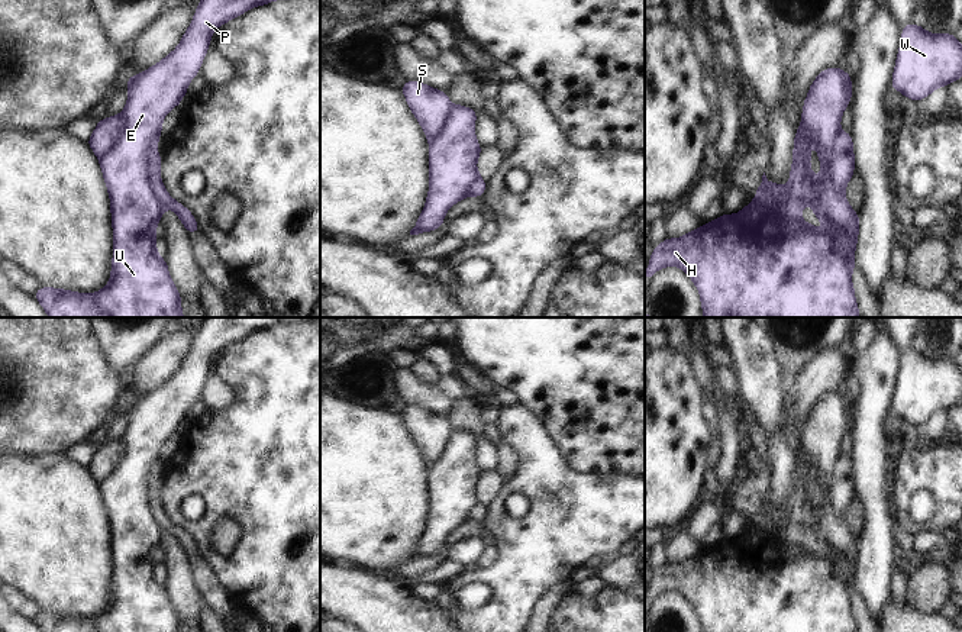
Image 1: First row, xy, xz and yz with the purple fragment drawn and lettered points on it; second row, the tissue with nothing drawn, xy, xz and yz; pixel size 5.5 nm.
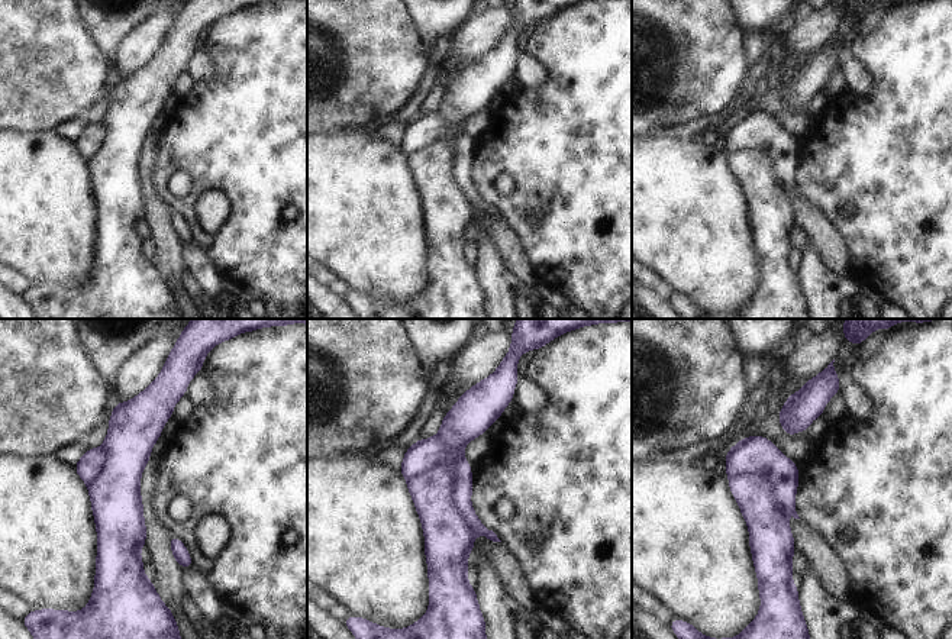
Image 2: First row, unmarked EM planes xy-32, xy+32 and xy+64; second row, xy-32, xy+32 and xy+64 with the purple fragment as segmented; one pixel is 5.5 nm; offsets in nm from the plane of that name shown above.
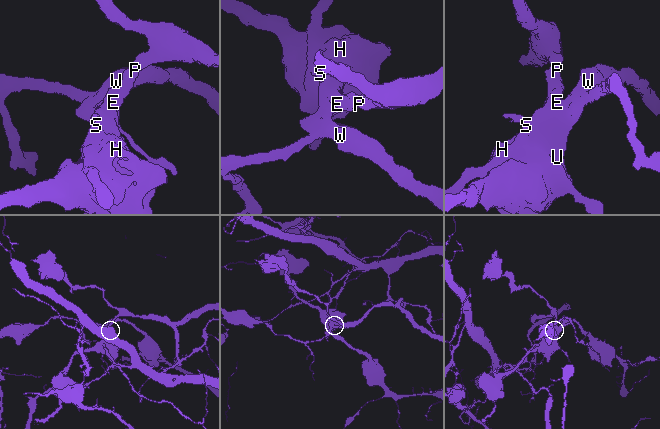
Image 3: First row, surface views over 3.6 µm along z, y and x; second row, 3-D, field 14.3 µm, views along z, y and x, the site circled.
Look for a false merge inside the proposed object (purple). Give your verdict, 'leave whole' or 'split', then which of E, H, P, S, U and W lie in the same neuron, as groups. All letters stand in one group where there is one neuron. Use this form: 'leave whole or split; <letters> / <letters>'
split; E H P U / S W

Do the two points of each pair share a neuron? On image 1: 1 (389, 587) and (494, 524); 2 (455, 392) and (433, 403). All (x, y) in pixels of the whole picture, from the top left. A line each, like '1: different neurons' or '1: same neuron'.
1: different neurons
2: different neurons

